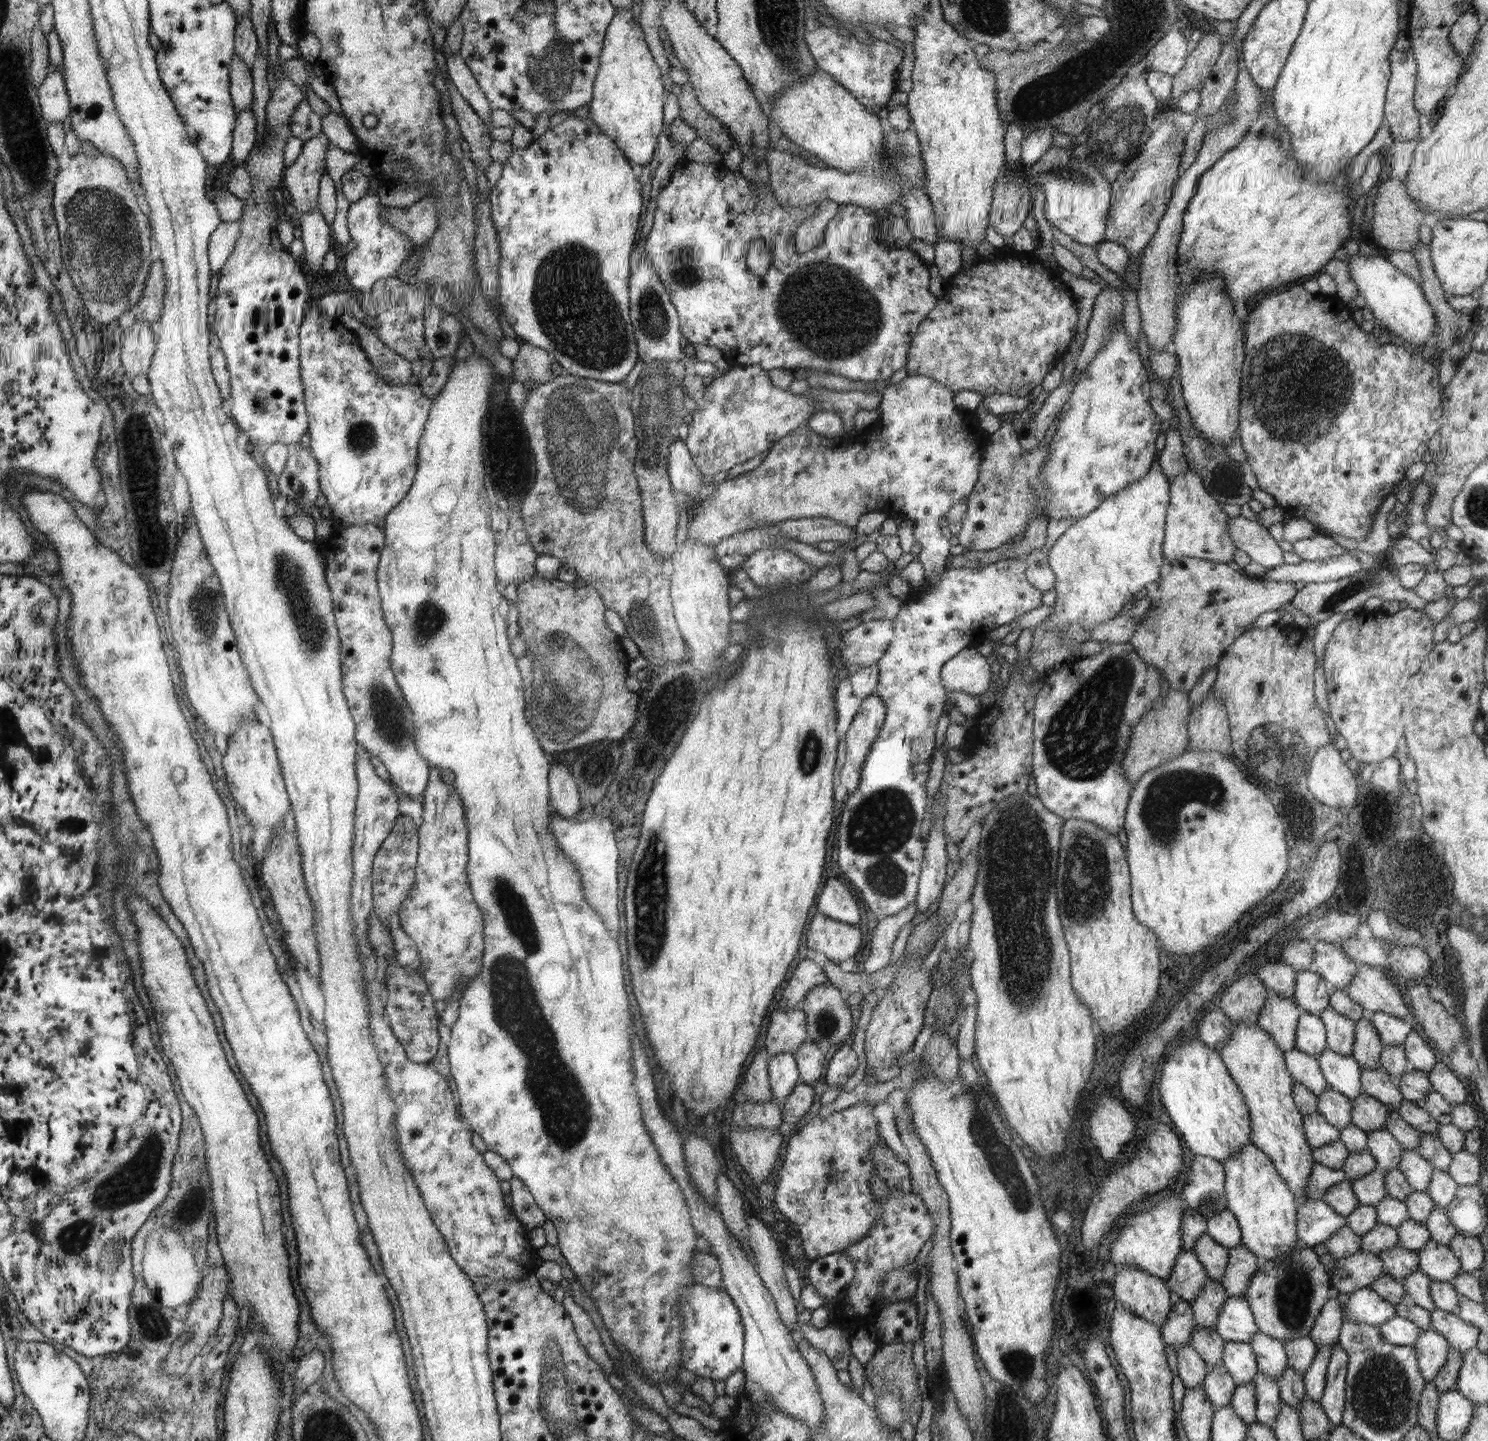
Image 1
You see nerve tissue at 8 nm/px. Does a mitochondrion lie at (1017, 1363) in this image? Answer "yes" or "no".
yes

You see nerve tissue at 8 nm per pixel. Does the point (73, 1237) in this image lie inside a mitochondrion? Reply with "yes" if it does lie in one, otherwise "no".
yes

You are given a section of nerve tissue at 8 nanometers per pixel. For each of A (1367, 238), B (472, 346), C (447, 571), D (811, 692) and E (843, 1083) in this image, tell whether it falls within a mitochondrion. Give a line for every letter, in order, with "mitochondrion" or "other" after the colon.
A: other
B: other
C: other
D: other
E: other

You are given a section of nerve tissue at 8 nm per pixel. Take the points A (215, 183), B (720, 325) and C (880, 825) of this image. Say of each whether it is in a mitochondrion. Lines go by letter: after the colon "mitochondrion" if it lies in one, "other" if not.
A: other
B: other
C: mitochondrion

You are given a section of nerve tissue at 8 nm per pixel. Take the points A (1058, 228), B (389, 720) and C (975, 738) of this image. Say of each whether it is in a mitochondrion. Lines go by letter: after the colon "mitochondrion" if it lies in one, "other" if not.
A: other
B: mitochondrion
C: other

